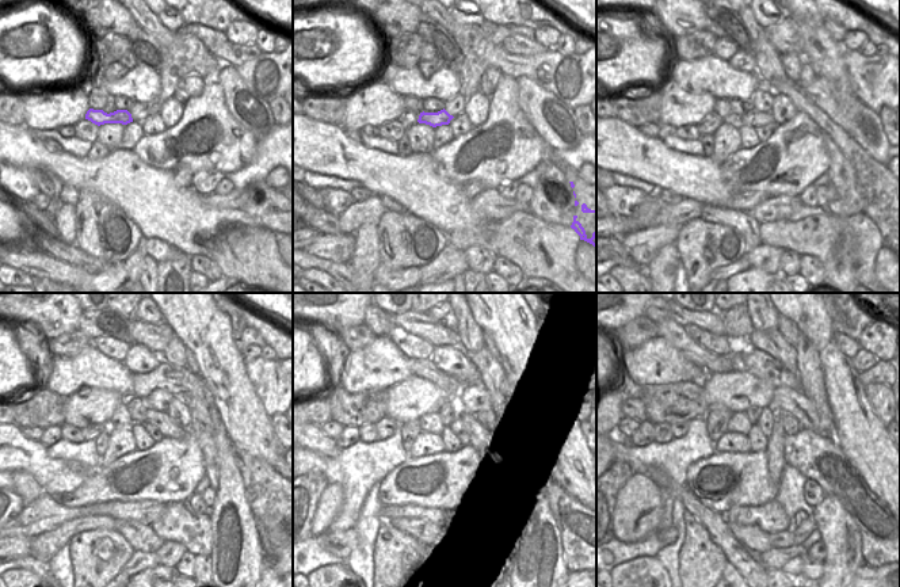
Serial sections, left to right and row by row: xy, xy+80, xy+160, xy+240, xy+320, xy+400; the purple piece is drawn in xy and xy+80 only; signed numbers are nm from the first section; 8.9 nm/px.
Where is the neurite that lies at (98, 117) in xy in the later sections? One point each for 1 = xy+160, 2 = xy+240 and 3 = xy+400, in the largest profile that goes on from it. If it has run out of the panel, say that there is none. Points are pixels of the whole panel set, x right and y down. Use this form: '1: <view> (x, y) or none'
1: xy+160 (752, 117)
2: xy+240 (160, 420)
3: xy+400 (819, 457)

